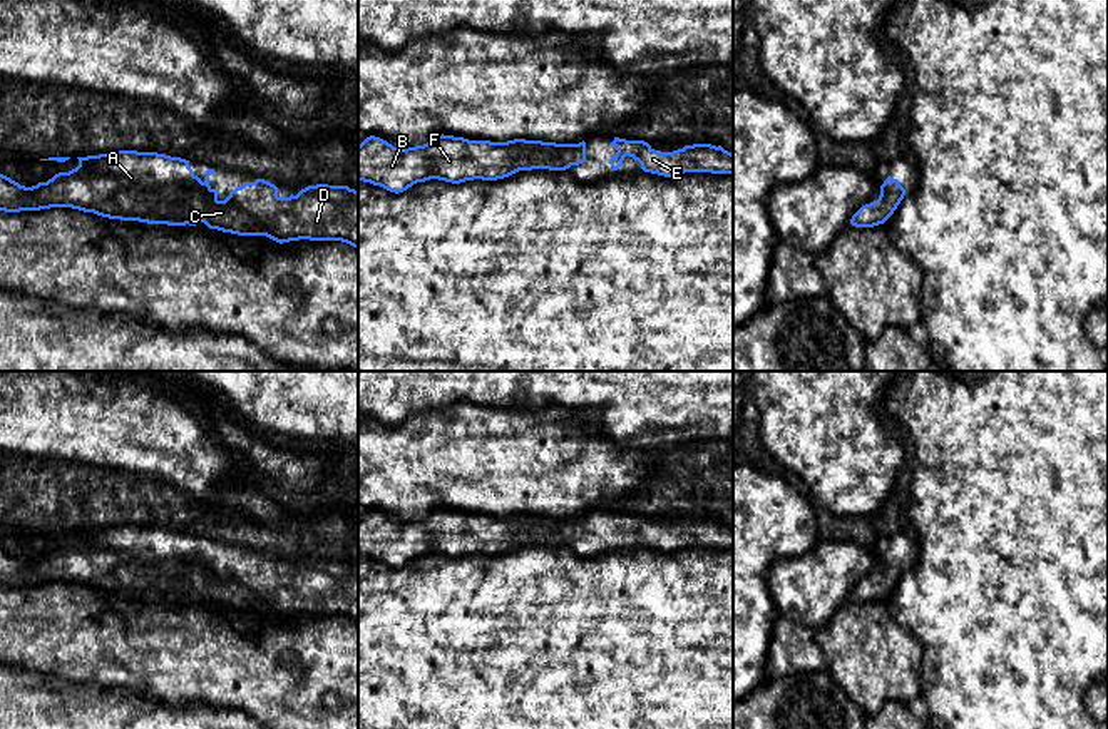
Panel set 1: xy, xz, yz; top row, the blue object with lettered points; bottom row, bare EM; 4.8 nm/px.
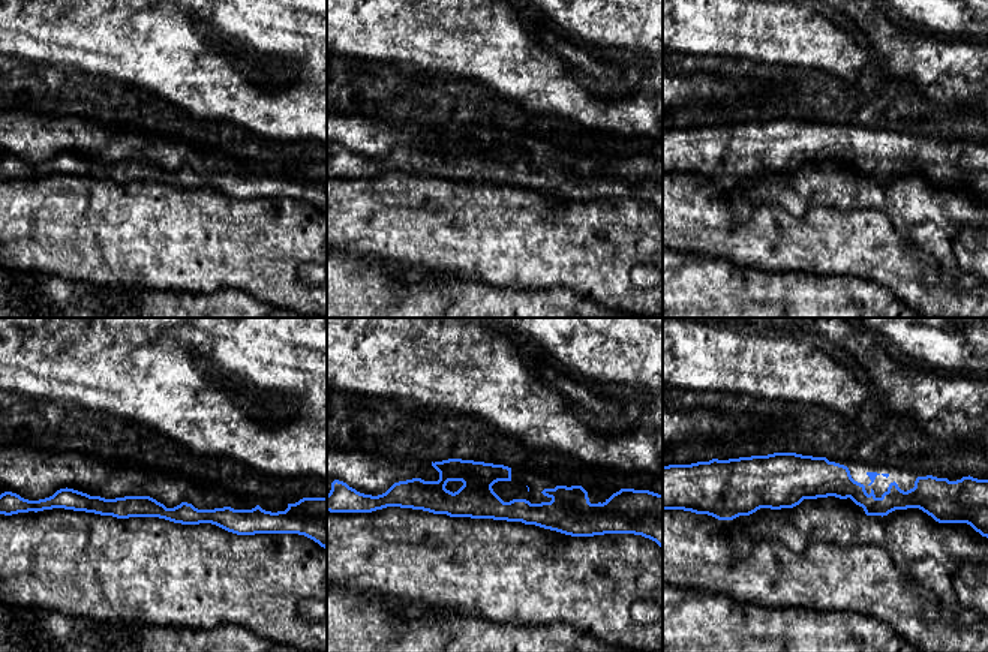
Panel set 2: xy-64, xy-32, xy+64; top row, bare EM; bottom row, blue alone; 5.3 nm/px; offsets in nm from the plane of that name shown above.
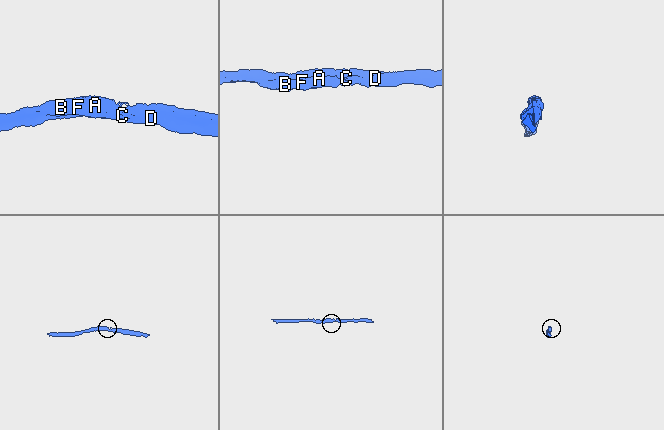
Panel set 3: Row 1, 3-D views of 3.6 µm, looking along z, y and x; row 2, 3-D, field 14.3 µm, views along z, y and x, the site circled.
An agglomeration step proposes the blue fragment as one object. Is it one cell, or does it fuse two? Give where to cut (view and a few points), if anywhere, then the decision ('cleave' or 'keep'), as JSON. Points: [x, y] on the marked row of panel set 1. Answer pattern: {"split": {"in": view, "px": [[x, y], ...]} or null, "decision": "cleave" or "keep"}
{"split": null, "decision": "keep"}

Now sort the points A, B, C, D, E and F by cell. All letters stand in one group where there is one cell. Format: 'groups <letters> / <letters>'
groups A B C D E F

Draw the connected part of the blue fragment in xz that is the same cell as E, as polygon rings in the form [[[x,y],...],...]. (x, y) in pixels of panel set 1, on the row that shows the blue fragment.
[[[614,137],[611,145],[618,150],[609,164],[613,171],[623,166],[626,155],[641,164],[644,172],[673,177],[680,172],[733,174],[733,154],[721,145],[693,144],[673,152],[654,150],[644,140]]]

